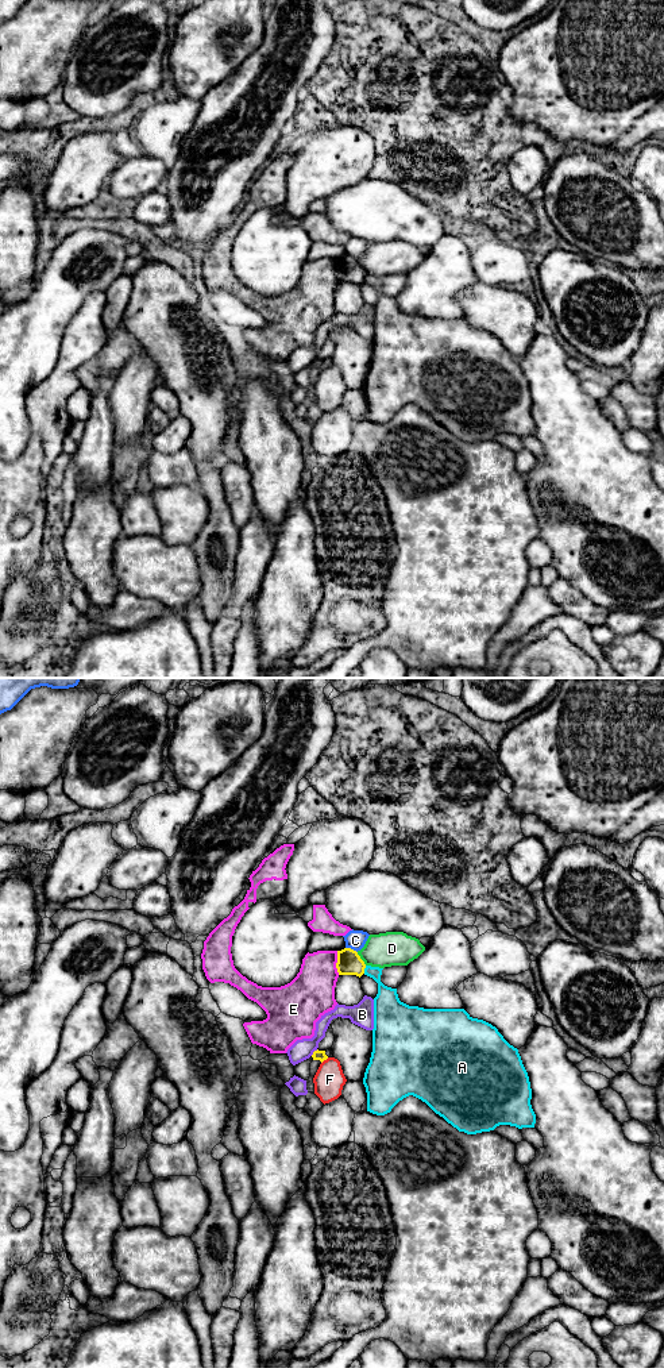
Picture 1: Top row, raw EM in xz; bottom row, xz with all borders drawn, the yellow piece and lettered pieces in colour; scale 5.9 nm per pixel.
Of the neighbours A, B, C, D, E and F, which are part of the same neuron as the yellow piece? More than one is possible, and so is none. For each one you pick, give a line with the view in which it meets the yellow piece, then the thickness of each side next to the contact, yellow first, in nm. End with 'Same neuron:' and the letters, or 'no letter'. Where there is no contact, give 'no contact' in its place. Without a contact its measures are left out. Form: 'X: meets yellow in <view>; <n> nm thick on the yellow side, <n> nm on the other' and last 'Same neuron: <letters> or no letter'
Same neuron: no letter

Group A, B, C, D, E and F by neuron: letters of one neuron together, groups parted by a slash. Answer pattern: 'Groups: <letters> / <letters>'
Groups: A / B / C / D / E / F

